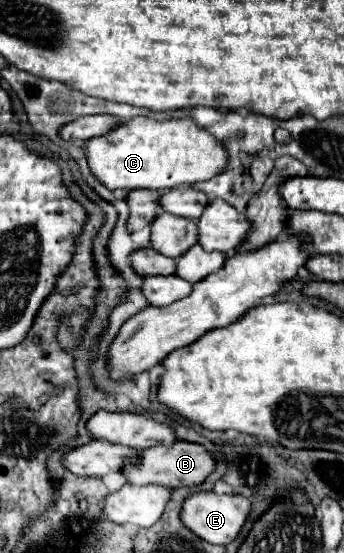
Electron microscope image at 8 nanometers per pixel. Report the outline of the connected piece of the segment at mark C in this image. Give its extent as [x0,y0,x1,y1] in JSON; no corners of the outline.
[84,117,228,191]

